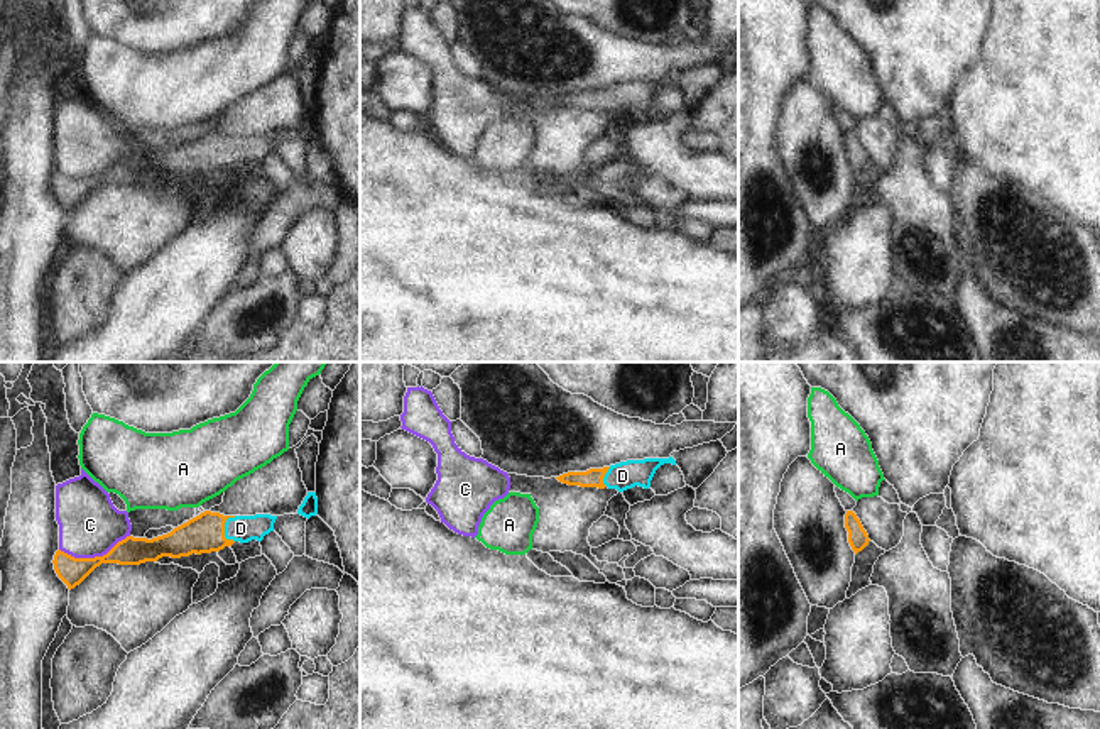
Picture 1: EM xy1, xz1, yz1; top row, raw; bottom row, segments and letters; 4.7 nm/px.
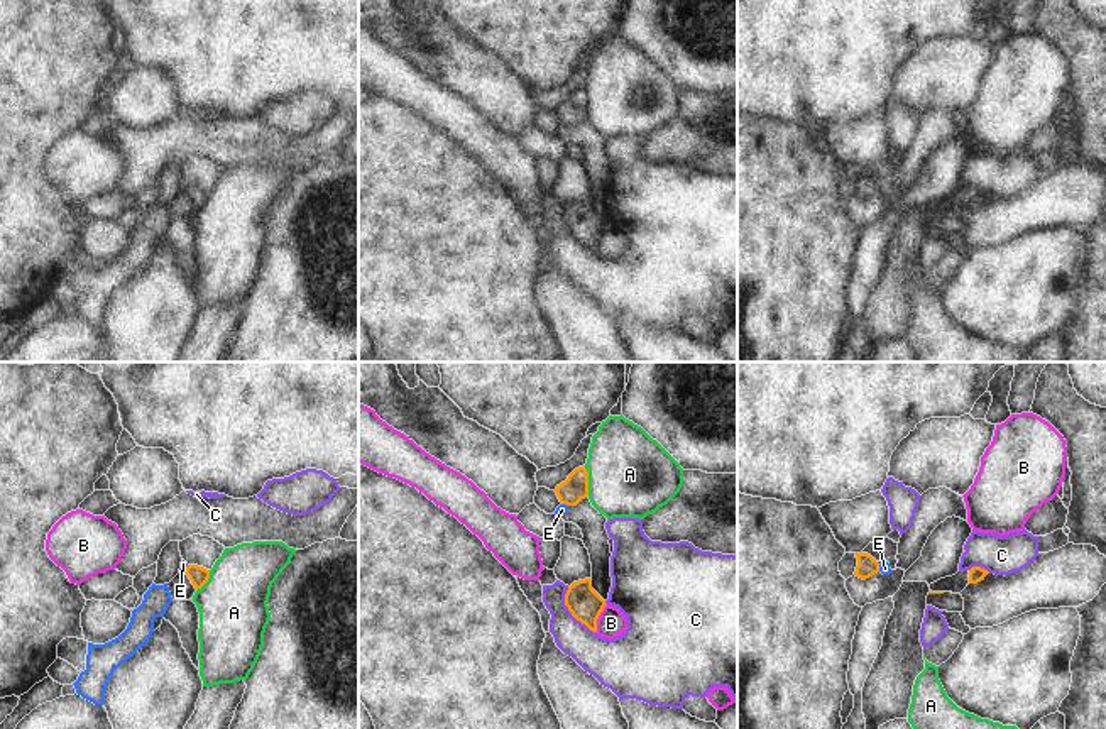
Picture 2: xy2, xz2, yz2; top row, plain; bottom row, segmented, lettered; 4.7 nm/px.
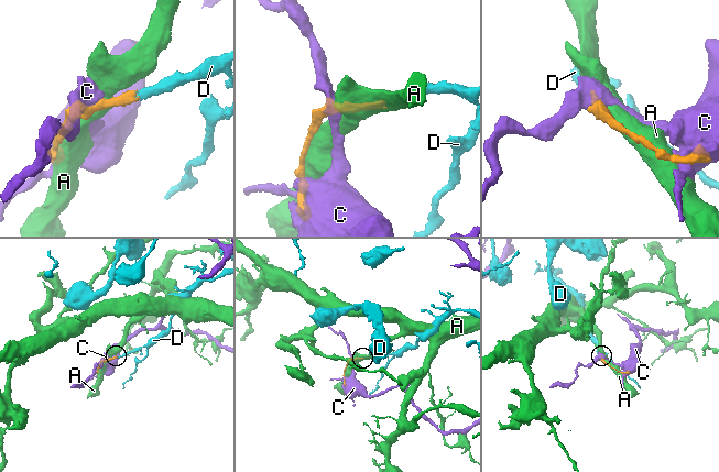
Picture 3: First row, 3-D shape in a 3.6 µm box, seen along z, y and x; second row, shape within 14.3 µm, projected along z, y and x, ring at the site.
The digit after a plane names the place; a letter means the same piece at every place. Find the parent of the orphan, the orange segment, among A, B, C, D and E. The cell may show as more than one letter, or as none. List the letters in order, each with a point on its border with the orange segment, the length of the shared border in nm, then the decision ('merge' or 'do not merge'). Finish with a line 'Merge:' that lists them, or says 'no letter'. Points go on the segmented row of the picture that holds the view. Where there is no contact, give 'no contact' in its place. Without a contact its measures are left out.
A: xz2 (587, 481) | 140 nm | do not merge
B: xz2 (597, 618) | 140 nm | do not merge
C: xy1 (95, 557) | 340 nm | do not merge
D: xy1 (223, 531) | 130 nm | merge
E: yz2 (878, 567) | 50 nm | do not merge
Merge: D

